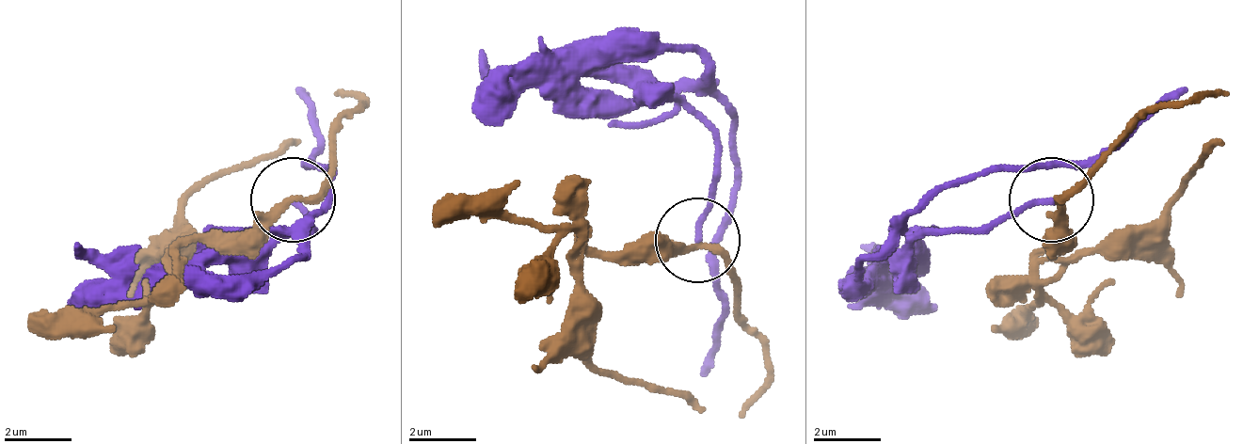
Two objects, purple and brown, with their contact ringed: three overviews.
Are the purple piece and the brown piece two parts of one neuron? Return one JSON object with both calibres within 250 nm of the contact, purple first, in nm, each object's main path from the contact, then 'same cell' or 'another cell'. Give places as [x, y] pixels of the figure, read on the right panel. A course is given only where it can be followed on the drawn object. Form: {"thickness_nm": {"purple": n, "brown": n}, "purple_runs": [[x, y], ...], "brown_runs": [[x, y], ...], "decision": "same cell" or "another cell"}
{"thickness_nm": {"purple": 110, "brown": 220}, "purple_runs": [[1048, 198], [972, 231], [913, 231], [904, 223], [980, 172], [1099, 164], [1184, 87]], "brown_runs": [[1057, 198], [1065, 240], [1124, 248], [1184, 189], [1201, 155], [1226, 147]], "decision": "another cell"}

